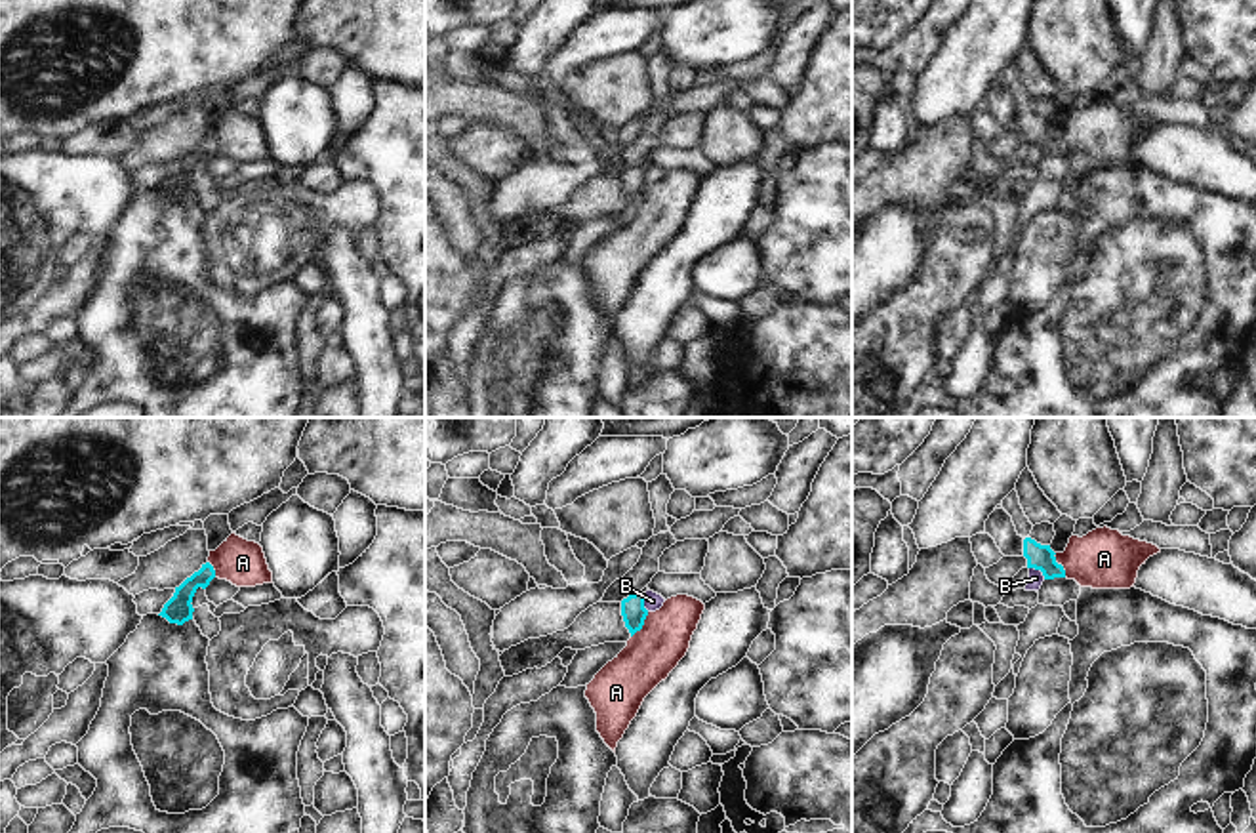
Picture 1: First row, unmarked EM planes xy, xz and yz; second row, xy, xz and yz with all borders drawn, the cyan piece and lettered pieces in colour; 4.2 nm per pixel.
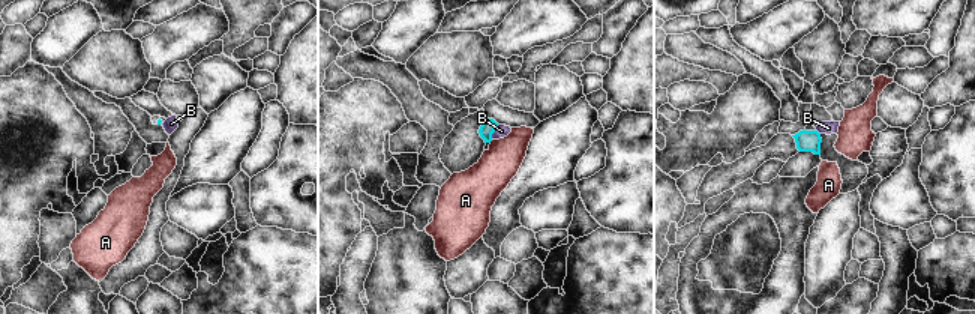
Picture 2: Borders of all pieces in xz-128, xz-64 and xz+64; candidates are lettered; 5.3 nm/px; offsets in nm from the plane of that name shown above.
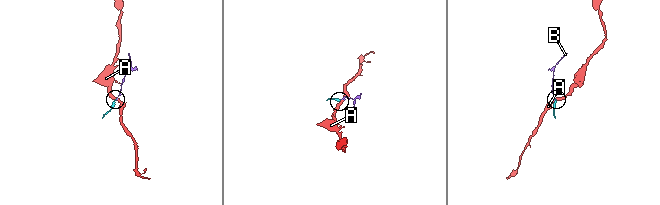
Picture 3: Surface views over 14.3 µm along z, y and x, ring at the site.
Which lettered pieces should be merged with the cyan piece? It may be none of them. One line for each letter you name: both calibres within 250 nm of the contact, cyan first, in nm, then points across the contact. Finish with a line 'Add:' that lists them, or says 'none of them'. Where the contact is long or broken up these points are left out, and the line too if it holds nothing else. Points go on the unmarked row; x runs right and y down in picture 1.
Add: none of them

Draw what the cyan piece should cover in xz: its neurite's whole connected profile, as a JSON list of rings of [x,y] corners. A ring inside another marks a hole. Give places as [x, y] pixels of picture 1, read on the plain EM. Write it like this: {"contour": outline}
{"contour": [[[644,166],[629,168],[621,173],[621,189],[631,210],[642,202],[648,183],[644,181]]]}

